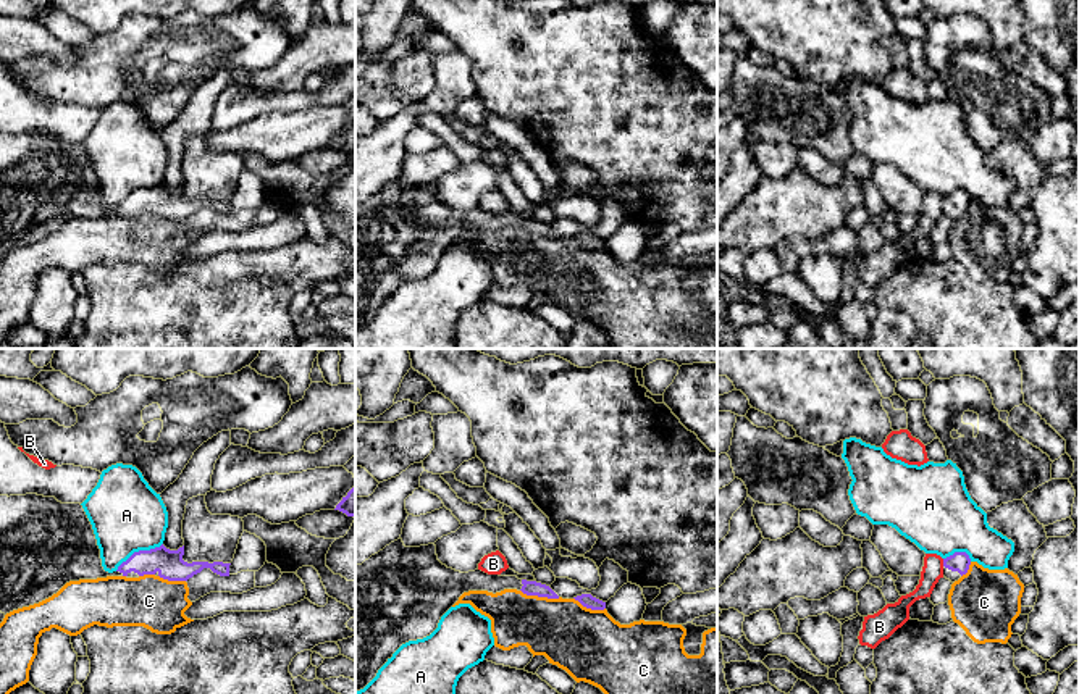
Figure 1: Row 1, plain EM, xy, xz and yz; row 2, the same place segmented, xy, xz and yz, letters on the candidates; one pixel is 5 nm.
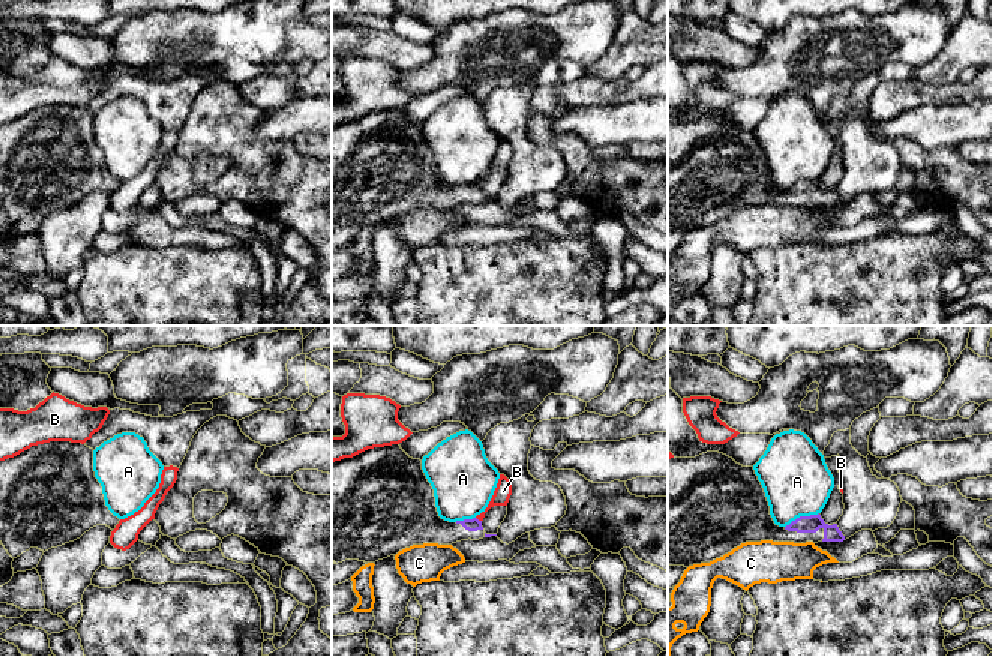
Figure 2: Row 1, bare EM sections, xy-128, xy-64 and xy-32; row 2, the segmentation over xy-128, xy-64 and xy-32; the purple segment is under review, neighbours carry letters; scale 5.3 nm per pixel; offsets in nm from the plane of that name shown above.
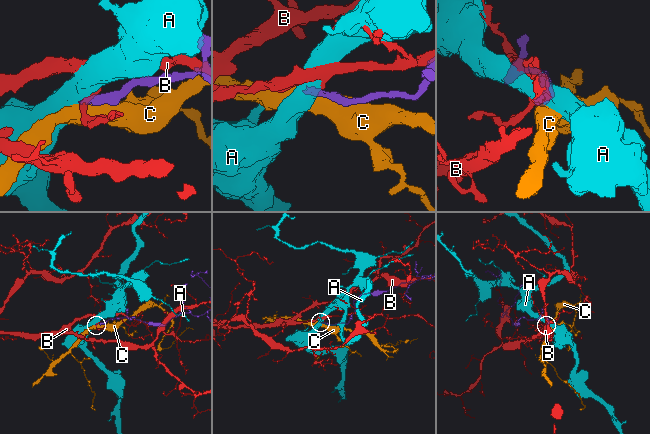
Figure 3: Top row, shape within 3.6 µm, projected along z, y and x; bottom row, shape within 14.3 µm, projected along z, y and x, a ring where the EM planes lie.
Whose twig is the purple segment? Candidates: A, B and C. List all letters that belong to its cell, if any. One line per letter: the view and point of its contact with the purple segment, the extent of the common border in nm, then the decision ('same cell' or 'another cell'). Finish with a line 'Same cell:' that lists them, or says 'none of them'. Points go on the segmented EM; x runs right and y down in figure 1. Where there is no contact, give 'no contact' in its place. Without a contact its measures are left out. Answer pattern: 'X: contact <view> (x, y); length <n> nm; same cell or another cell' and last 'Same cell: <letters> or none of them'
A: contact xy (139, 551); length 280 nm; another cell
B: contact yz (944, 562); length 40 nm; another cell
C: contact xz (540, 596); length 200 nm; another cell
Same cell: none of them

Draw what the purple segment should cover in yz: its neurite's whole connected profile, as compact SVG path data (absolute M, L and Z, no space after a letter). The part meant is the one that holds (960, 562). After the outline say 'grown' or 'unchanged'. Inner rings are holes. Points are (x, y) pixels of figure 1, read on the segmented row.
M955 552L953 555L943 558L943 576L955 583L968 573L969 565L971 558L966 552Z | grown

